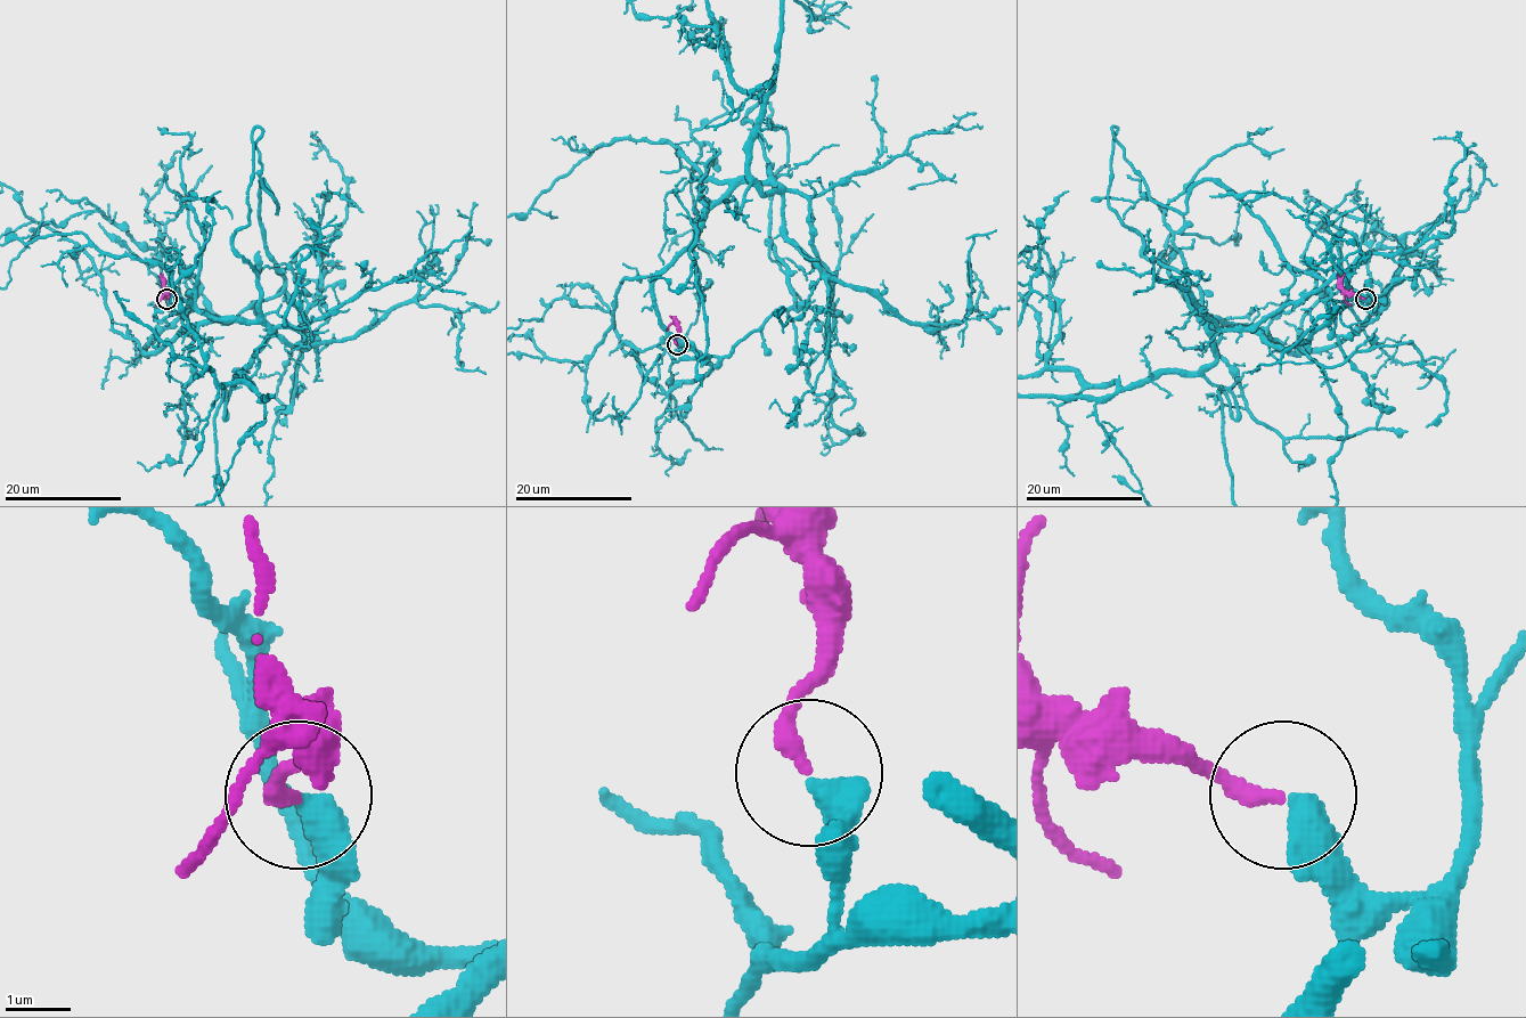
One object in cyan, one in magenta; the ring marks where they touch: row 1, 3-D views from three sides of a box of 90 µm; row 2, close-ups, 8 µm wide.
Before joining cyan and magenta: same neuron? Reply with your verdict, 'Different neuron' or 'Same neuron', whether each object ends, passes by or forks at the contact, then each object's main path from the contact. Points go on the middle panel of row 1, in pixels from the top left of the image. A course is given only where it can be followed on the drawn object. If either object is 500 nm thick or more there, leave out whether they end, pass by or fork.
Same neuron. At the ring cyan ends. At the ring magenta ends. Course of cyan: (677, 345), (653, 279), (736, 185), (778, 189), (725, 202), (717, 259), (733, 222), (694, 203). Course of magenta: (677, 344), (678, 325), (669, 315)

